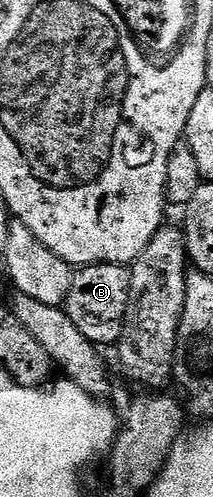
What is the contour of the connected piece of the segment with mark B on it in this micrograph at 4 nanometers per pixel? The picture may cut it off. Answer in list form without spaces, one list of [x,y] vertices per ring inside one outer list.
[[[98,262],[95,266],[83,266],[74,274],[74,279],[70,285],[70,291],[64,303],[64,309],[72,324],[80,328],[80,332],[95,347],[113,347],[117,343],[118,337],[122,335],[122,329],[126,323],[126,309],[130,299],[130,272],[126,266],[117,266],[115,262]]]

